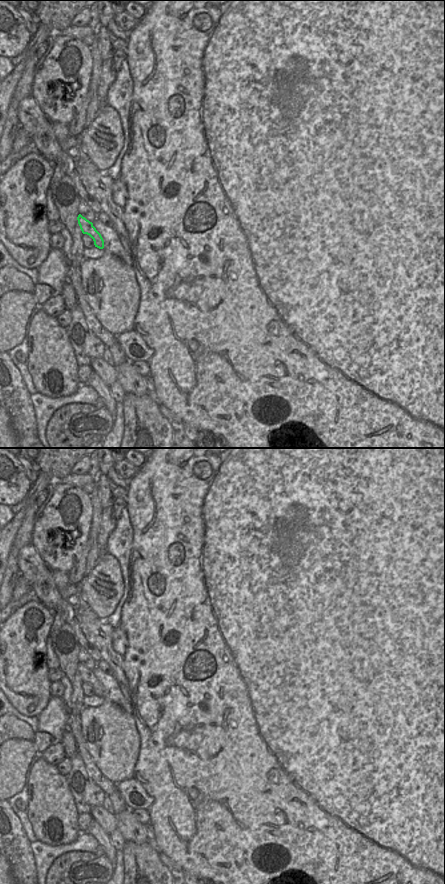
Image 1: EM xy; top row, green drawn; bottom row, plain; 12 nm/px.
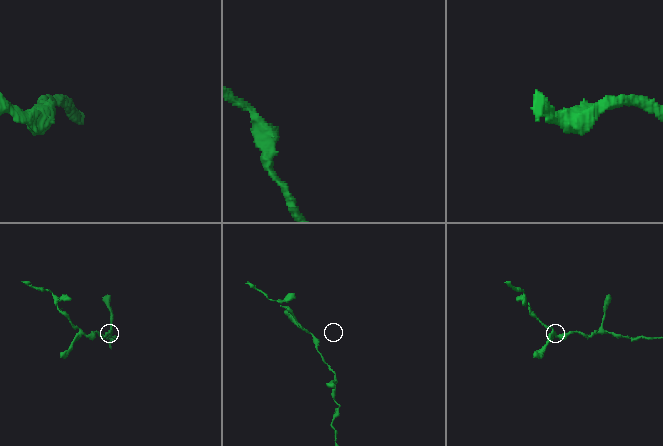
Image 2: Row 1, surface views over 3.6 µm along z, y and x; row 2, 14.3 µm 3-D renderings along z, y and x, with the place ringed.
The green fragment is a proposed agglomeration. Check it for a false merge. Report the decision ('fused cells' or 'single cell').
single cell

